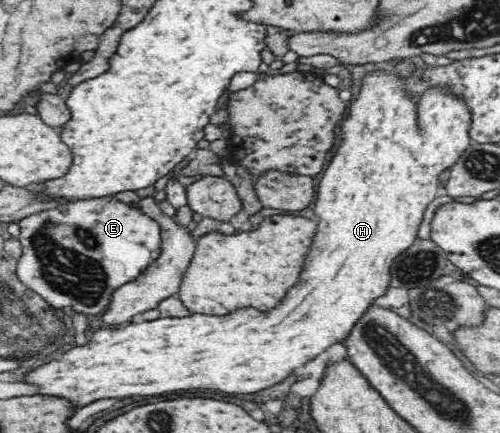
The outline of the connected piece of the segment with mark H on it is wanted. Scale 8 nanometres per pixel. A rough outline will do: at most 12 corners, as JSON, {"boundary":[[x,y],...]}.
{"boundary":[[363,79],[282,305],[136,319],[32,370],[84,407],[258,393],[386,293],[465,98]]}

